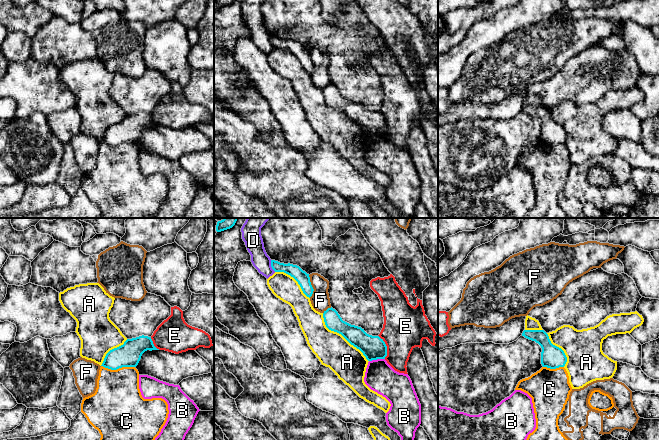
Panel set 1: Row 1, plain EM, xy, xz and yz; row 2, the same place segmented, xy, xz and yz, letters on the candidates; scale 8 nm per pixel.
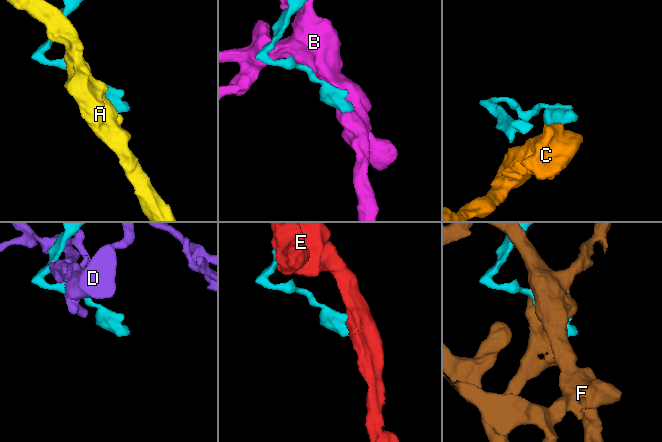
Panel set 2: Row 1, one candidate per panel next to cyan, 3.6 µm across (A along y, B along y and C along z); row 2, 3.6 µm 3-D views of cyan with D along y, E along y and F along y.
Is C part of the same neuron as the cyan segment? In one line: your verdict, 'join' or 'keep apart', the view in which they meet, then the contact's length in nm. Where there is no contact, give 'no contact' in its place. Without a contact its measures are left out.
keep apart | xy | 280 nm

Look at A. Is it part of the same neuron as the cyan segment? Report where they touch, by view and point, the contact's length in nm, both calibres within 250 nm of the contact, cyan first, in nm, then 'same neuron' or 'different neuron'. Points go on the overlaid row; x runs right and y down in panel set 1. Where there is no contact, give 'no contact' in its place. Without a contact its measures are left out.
contact xz (342, 335); length 550 nm; calibres 180 and 280 nm; different neuron

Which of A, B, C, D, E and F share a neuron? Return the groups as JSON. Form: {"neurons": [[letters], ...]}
{"neurons": [["A"], ["B"], ["C"], ["D"], ["E"], ["F"]]}

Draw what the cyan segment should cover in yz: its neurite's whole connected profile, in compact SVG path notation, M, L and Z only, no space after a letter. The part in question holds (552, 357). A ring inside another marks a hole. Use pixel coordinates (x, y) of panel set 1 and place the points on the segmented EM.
M524 330L522 336L541 346L541 364L543 367L556 369L565 366L567 357L564 351L551 343L544 330Z

